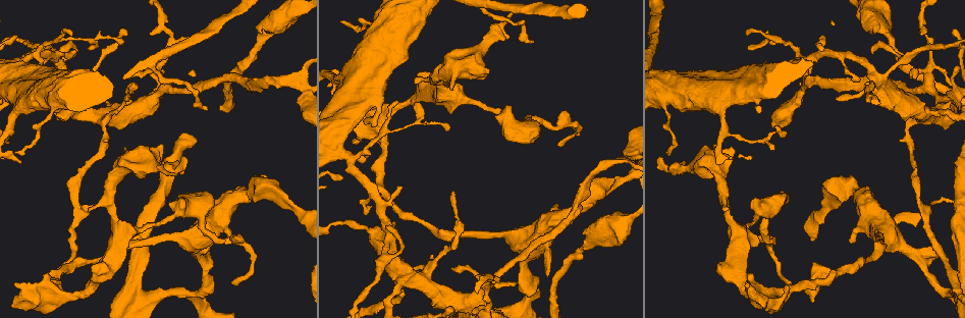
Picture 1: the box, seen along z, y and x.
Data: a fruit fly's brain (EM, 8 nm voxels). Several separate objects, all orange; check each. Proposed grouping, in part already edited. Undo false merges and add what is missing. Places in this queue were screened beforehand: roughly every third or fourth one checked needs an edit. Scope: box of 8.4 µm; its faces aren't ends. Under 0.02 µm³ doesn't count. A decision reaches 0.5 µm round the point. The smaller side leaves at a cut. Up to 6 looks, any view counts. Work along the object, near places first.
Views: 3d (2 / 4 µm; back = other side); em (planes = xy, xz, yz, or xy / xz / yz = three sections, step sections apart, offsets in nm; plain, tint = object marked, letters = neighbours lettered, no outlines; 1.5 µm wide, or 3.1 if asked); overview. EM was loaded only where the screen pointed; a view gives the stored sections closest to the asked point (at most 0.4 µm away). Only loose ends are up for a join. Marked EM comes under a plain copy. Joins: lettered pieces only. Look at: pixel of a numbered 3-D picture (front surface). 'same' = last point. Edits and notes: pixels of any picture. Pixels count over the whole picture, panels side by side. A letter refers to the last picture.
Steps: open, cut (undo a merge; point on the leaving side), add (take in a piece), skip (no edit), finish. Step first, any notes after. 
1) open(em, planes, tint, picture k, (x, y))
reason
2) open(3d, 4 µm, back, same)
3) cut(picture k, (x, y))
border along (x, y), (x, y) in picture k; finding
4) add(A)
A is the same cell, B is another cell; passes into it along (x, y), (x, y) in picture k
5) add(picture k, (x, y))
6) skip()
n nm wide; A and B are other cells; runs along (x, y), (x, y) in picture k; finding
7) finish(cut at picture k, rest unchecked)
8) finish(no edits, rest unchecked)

open(3d, 4 µm, picture 1, (380, 111))
closes a loop

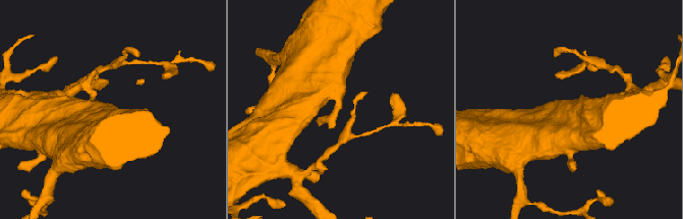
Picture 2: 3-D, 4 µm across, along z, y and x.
open(em, planes, letters, picture 2, (111, 106))
shape alone is not enough

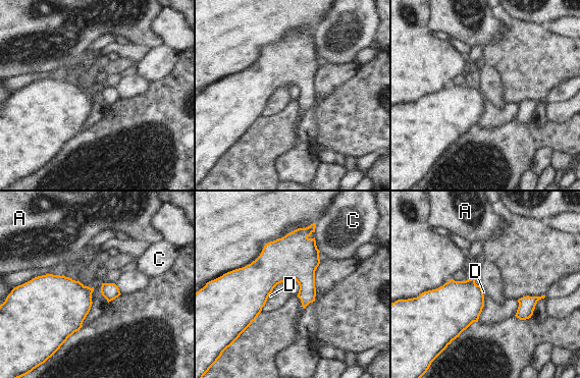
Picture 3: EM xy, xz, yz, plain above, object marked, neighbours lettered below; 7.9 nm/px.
skip()
140 nm wide; A, C and D are other cells; border along (314, 237), (316, 248), (320, 252) in picture 3; continuous, no second neuron

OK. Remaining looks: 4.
open(em, yz, step 4, tint, picture 1, (837, 98))
tapers out

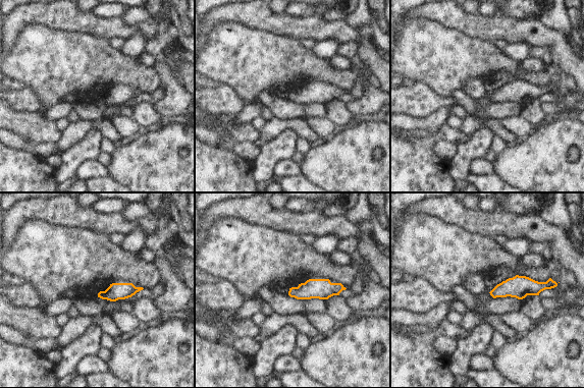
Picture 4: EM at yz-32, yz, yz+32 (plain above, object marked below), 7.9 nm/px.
open(em, yz, step 4, letters, same)

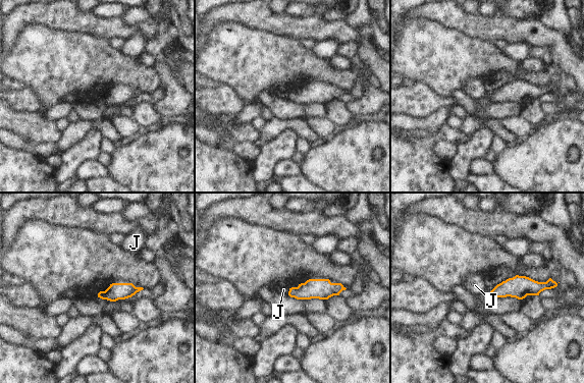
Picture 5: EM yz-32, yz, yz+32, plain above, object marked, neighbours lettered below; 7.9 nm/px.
skip()
J touches over 50 nm; J is another cell; border along (289, 288), (287, 293) in picture 5; none of them fits

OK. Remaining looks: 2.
open(3d, 2 µm, picture 1, (452, 269))
free end

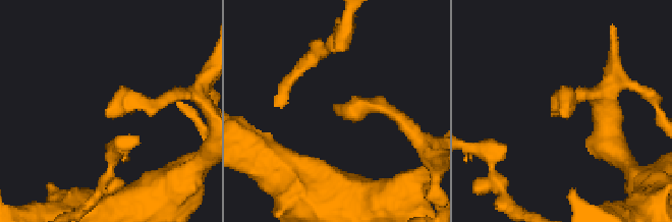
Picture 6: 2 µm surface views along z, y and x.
open(em, planes, letters, picture 6, (561, 109))

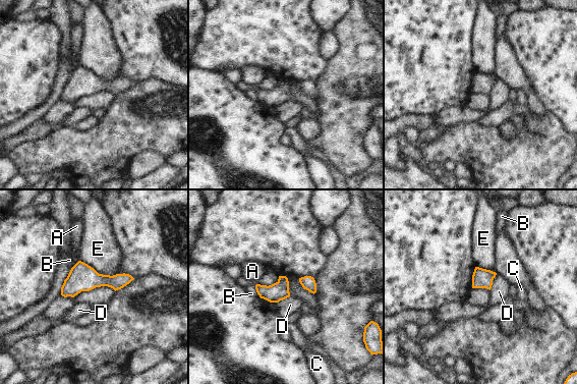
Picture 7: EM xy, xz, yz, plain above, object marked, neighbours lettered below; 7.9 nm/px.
skip()
E touches over 320 nm; A, B, C, D and E are other cells; none of them fits

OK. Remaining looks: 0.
finish(no edits, rest unchecked)

